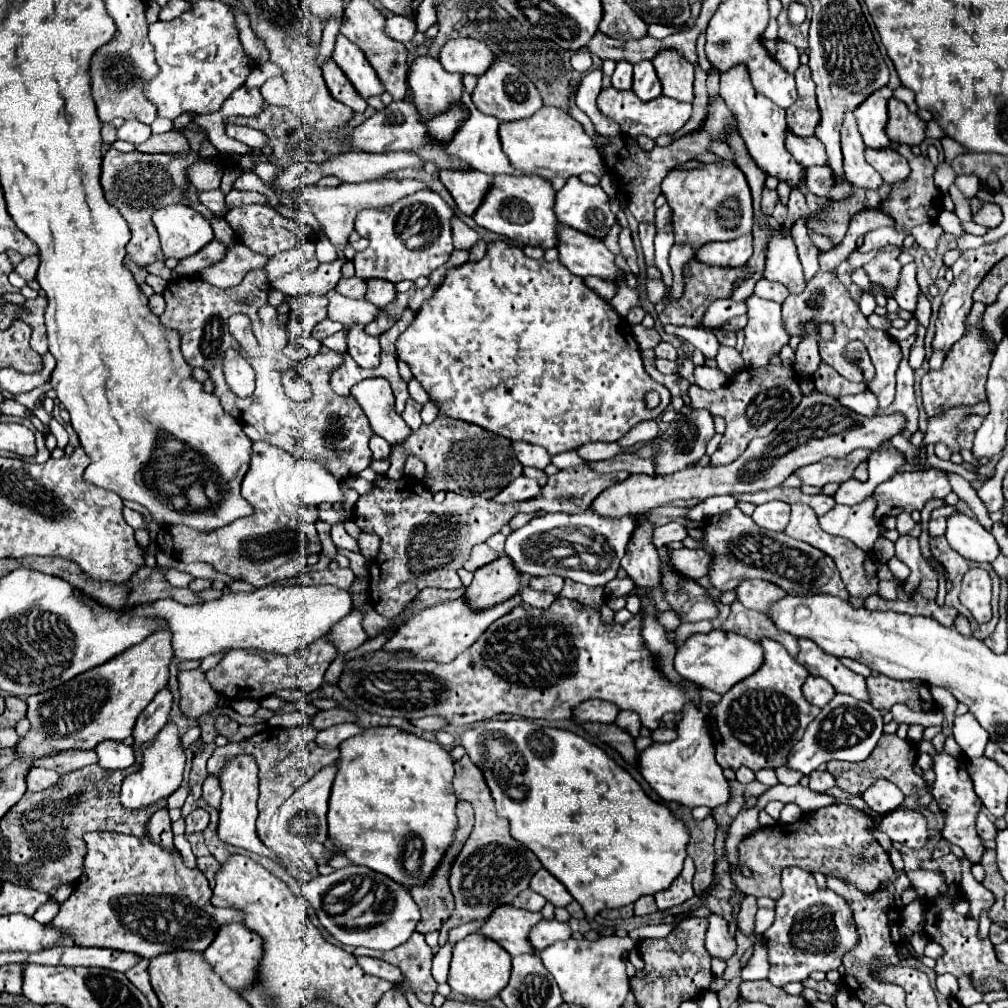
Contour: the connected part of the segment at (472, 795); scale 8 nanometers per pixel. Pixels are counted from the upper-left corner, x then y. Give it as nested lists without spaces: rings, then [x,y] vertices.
[[[464,756],[456,760],[454,768],[456,768],[456,776],[454,776],[456,798],[472,804],[476,822],[470,838],[466,840],[464,848],[460,850],[460,854],[452,864],[450,886],[456,898],[456,910],[440,930],[440,944],[446,942],[446,934],[450,928],[472,920],[484,920],[492,910],[496,910],[496,906],[508,904],[512,898],[516,898],[518,892],[528,888],[530,878],[542,866],[540,860],[534,856],[534,852],[530,852],[526,846],[522,846],[510,836],[508,822],[496,816],[496,808],[490,790],[484,782],[484,776],[476,766],[472,766],[470,758]]]

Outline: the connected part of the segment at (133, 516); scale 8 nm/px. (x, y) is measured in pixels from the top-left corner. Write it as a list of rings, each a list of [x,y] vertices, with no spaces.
[[[124,508],[124,520],[126,520],[132,528],[144,528],[144,530],[148,530],[146,518],[144,518],[140,512],[132,510],[132,508]]]

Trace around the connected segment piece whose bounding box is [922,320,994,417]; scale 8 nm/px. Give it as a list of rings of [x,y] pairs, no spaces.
[[[984,322],[976,324],[964,324],[962,338],[952,346],[952,354],[944,360],[942,370],[928,372],[922,378],[922,404],[929,417],[942,414],[950,408],[962,408],[962,406],[976,406],[978,402],[986,400],[986,376],[988,366],[994,352],[994,340],[988,336]]]

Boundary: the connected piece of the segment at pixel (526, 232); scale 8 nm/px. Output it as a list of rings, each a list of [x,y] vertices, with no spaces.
[[[496,174],[482,204],[472,214],[474,222],[490,232],[510,238],[520,246],[538,246],[542,250],[556,246],[556,214],[552,214],[552,188],[550,180],[540,176],[510,176]]]

